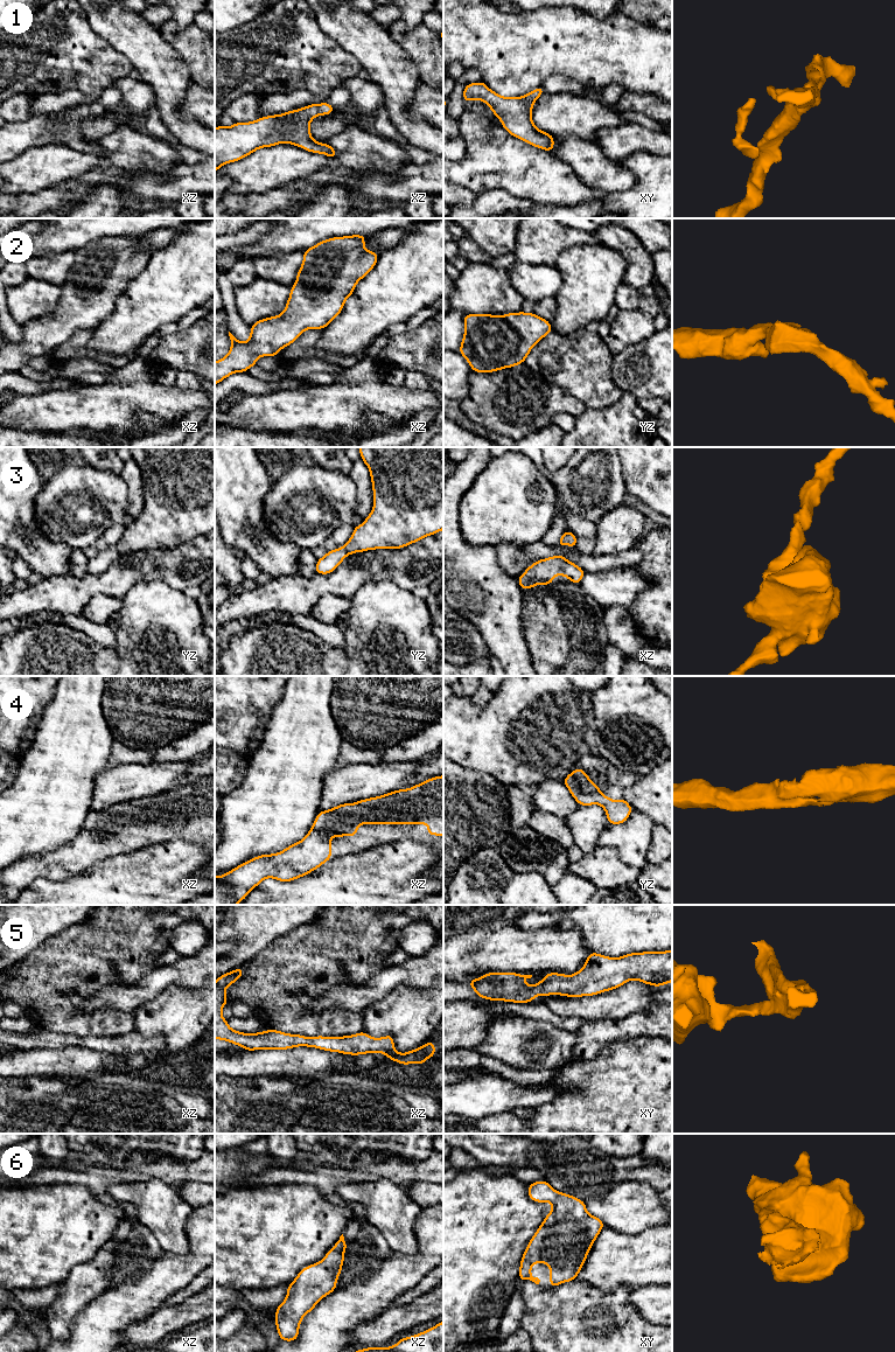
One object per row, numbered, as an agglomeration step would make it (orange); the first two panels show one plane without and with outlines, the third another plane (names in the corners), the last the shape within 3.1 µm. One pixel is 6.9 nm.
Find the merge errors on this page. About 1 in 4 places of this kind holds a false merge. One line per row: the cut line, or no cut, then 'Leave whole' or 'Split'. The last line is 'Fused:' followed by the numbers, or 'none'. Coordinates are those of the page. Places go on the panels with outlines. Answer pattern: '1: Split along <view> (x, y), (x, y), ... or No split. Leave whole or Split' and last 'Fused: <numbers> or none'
1: No split. Leave whole
2: No split. Leave whole
3: No split. Leave whole
4: No split. Leave whole
5: No split. Leave whole
6: No split. Leave whole
Fused: none

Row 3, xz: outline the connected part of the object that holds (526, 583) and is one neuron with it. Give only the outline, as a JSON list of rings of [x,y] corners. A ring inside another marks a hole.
[[[557,555],[537,560],[517,580],[522,590],[531,590],[536,585],[551,585],[555,576],[564,576],[573,584],[580,584],[585,573],[579,565]]]

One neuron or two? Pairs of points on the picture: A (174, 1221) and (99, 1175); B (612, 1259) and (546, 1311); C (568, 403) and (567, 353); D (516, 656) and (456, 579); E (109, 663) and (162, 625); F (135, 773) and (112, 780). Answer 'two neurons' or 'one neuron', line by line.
A: two neurons
B: two neurons
C: two neurons
D: one neuron
E: two neurons
F: one neuron

